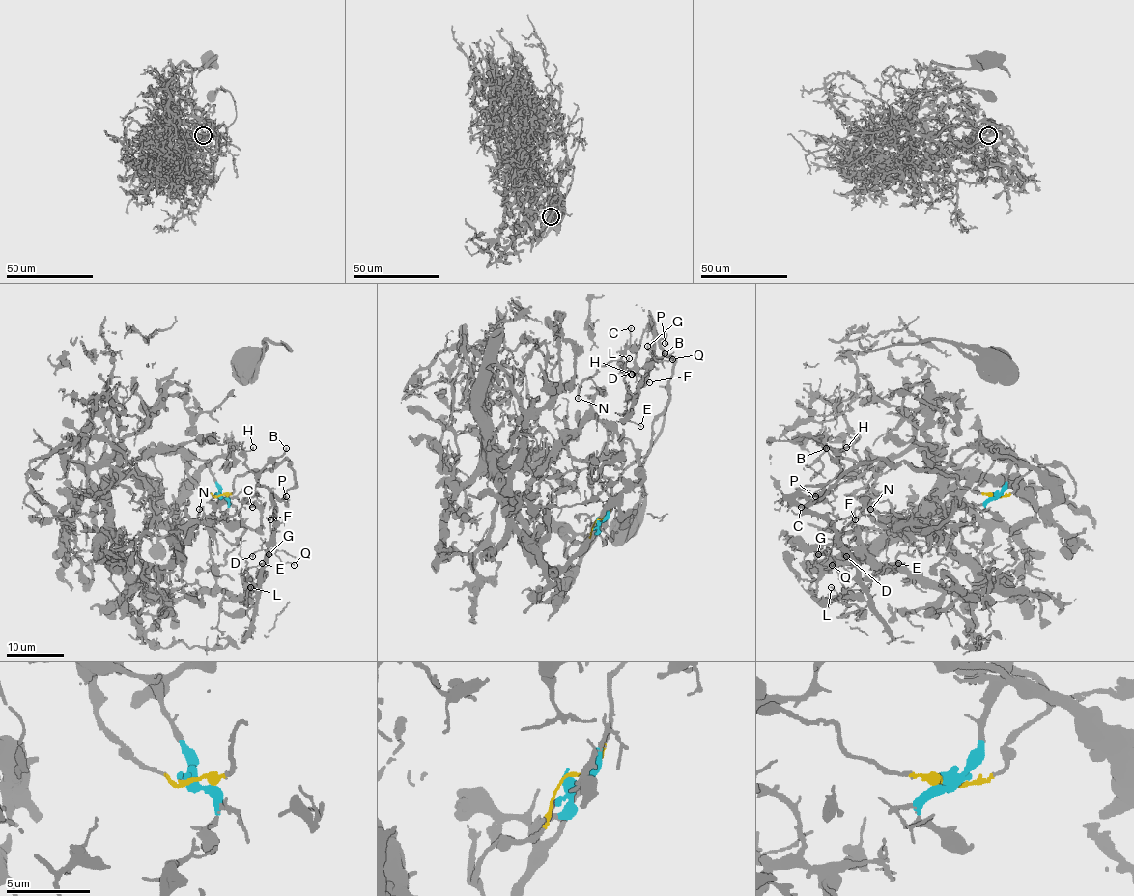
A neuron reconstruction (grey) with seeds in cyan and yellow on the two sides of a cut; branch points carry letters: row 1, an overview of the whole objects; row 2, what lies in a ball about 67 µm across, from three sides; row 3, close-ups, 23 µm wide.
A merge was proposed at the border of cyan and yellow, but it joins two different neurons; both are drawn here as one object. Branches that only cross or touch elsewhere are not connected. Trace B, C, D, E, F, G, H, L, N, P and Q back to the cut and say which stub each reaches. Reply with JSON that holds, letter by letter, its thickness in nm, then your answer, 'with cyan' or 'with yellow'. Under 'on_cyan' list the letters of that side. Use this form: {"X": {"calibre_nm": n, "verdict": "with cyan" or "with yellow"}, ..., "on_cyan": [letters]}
{"B": {"calibre_nm": 100, "verdict": "with yellow"}, "C": {"calibre_nm": 120, "verdict": "with yellow"}, "D": {"calibre_nm": 180, "verdict": "with yellow"}, "E": {"calibre_nm": 120, "verdict": "with yellow"}, "F": {"calibre_nm": 140, "verdict": "with yellow"}, "G": {"calibre_nm": 140, "verdict": "with yellow"}, "H": {"calibre_nm": 120, "verdict": "with yellow"}, "L": {"calibre_nm": 110, "verdict": "with yellow"}, "N": {"calibre_nm": 110, "verdict": "with yellow"}, "P": {"calibre_nm": 160, "verdict": "with yellow"}, "Q": {"calibre_nm": 110, "verdict": "with yellow"}, "on_cyan": []}

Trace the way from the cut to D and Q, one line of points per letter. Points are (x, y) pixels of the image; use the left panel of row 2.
D: (217, 495), (232, 493), (236, 476), (291, 463), (294, 485), (272, 496), (273, 538), (252, 557)
Q: (217, 495), (232, 493), (236, 476), (287, 459), (294, 485), (272, 496), (273, 546), (294, 564)

